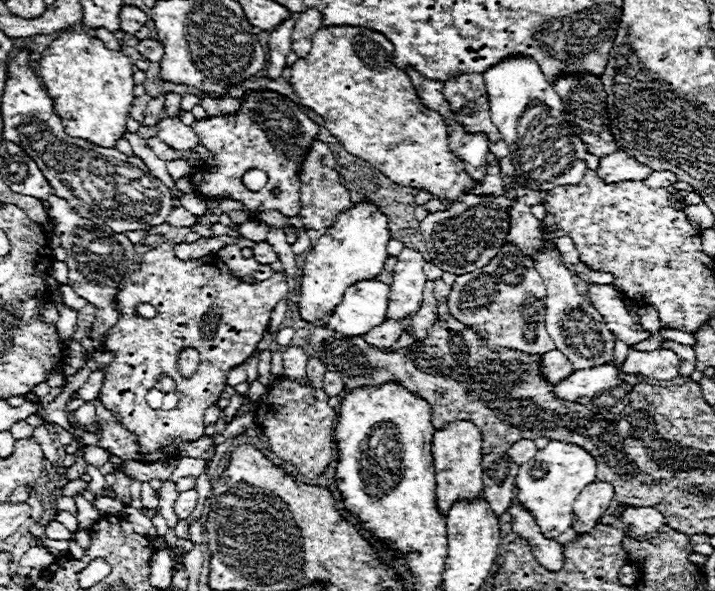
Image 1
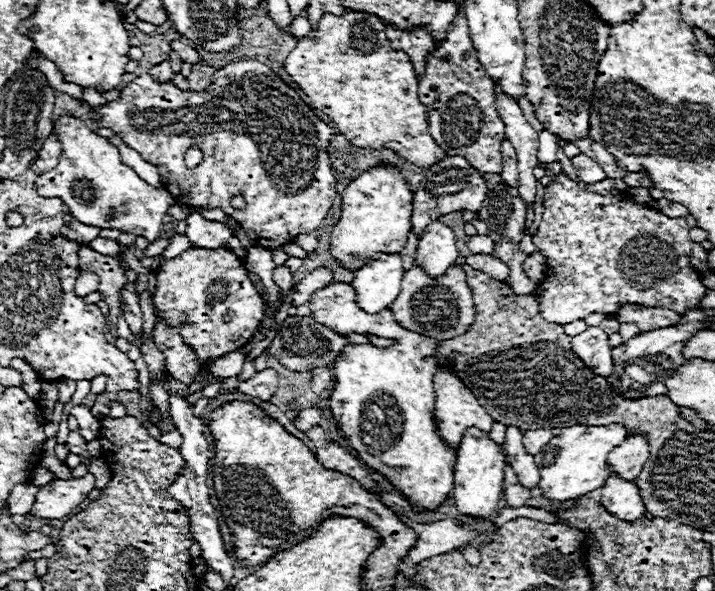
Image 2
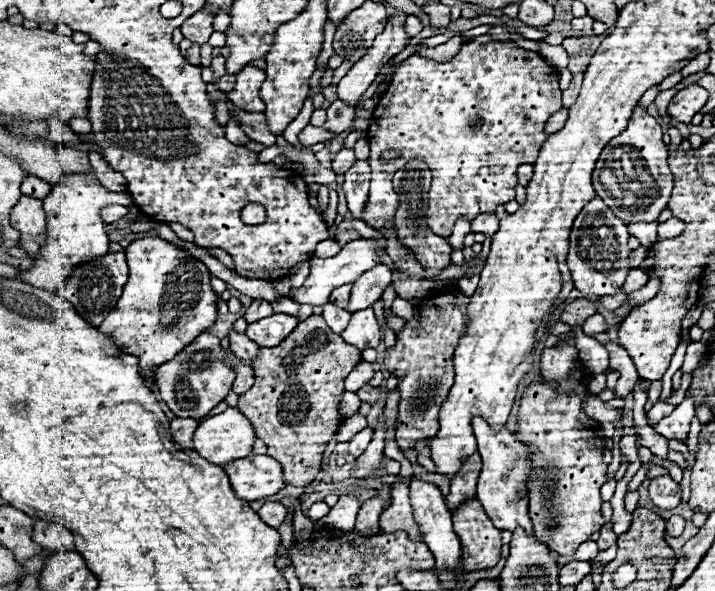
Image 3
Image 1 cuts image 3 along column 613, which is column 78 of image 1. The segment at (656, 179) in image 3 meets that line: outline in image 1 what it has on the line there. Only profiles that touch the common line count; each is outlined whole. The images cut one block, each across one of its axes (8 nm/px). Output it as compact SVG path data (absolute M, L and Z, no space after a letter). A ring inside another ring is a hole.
M24 48L8 62L8 80L2 96L2 138L6 142L16 142L40 166L56 194L68 198L70 206L78 208L84 218L98 220L116 232L164 224L174 200L170 188L150 176L146 164L138 156L126 156L116 148L104 150L82 138L70 138L54 112L52 98L28 64L30 52L30 48ZM142 176L148 176L148 186L140 184Z

